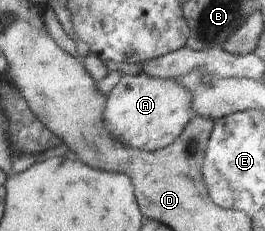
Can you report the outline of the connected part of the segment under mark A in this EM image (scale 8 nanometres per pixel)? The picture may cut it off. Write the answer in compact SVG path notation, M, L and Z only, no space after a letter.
M122 73L120 81L107 98L104 120L108 130L127 147L143 151L155 151L172 144L181 136L195 114L192 91L175 79Z

